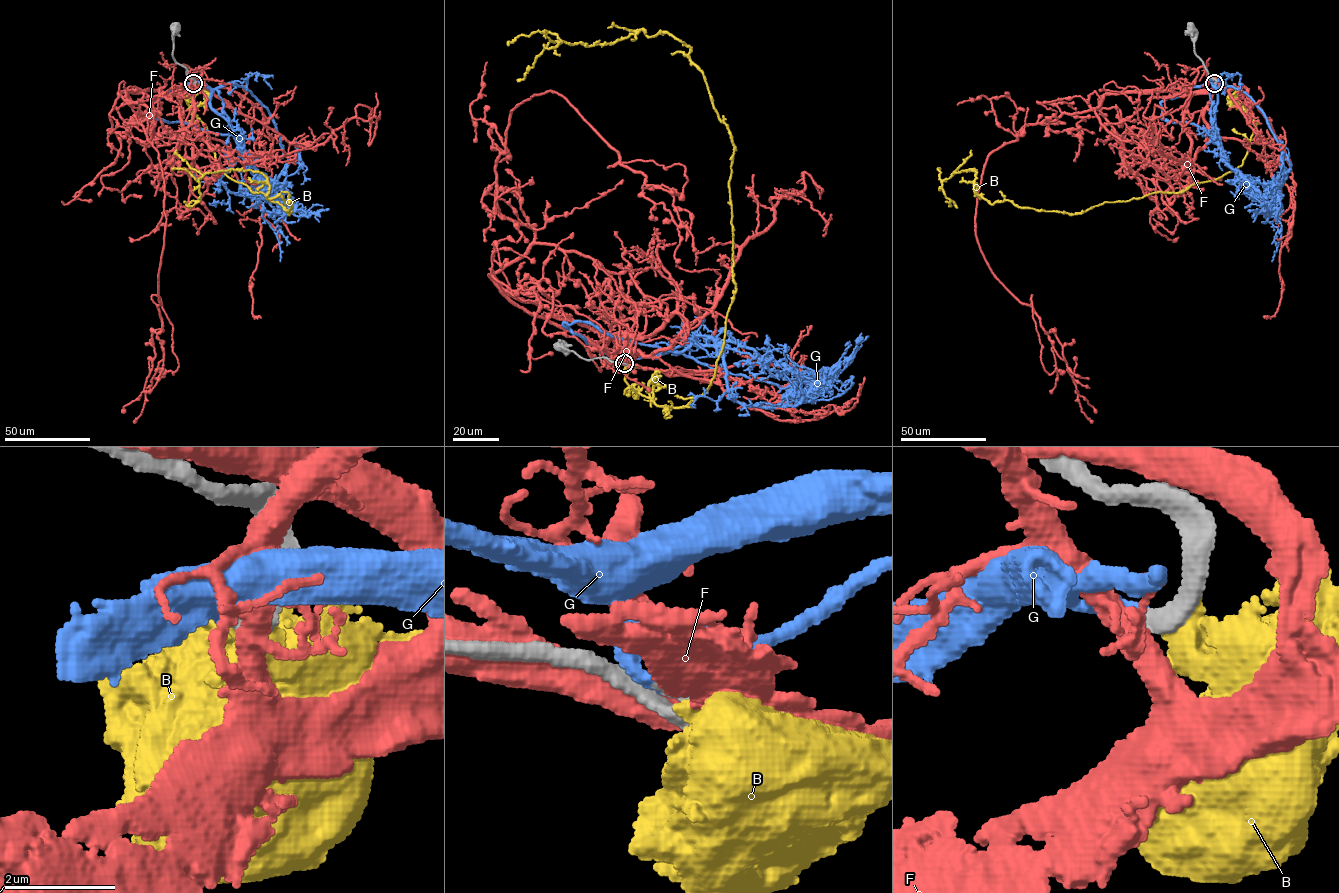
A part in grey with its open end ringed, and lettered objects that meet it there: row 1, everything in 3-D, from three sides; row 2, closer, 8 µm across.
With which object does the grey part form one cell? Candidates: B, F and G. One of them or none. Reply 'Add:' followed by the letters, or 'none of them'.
Add: G

